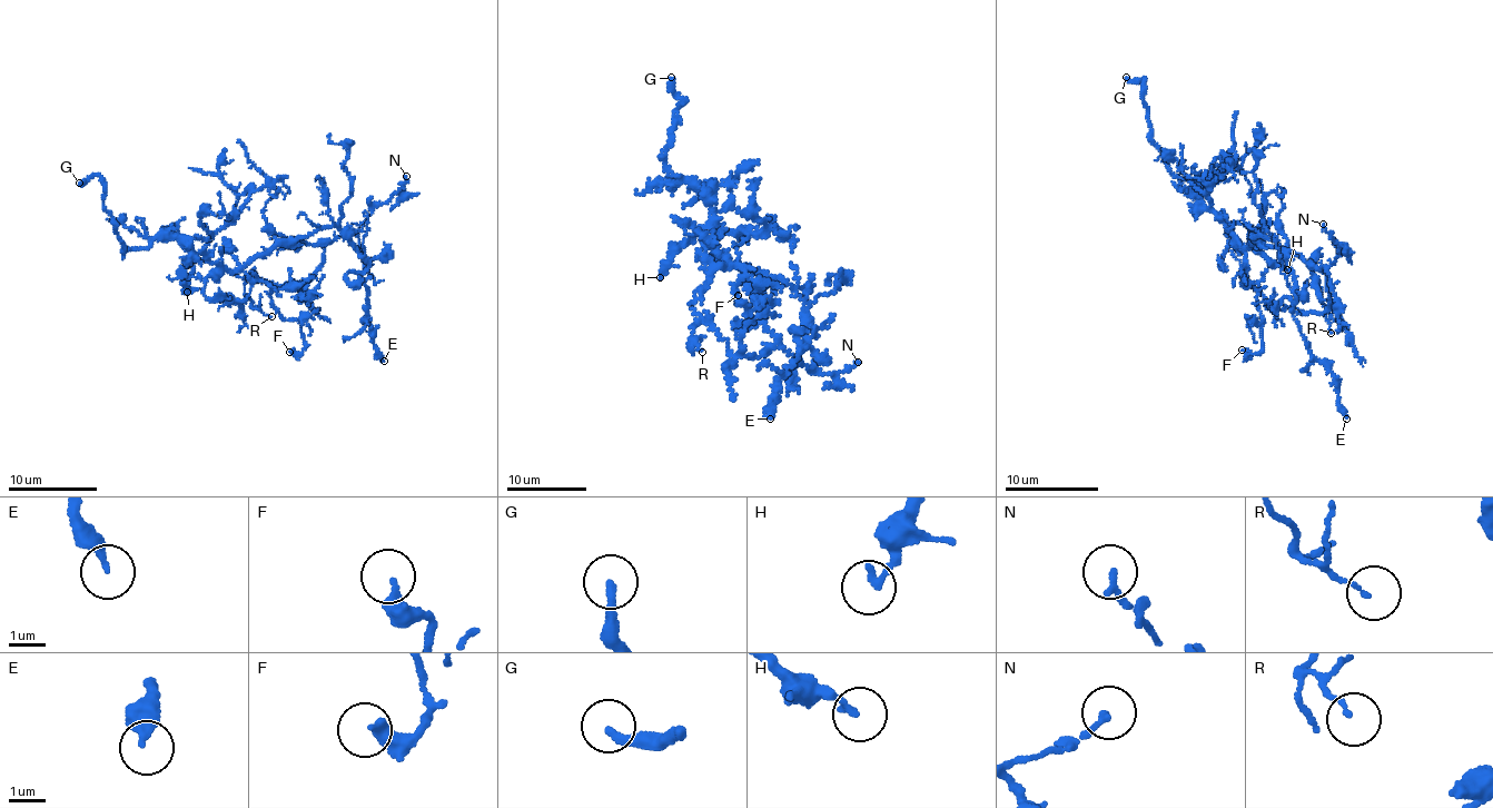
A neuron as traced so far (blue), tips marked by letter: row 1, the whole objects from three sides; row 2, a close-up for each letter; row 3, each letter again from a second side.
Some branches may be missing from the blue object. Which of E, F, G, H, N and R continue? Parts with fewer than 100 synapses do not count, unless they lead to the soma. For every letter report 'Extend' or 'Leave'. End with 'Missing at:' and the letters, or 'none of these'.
E: Leave
F: Leave
G: Extend
H: Leave
N: Leave
R: Leave
Missing at: G

